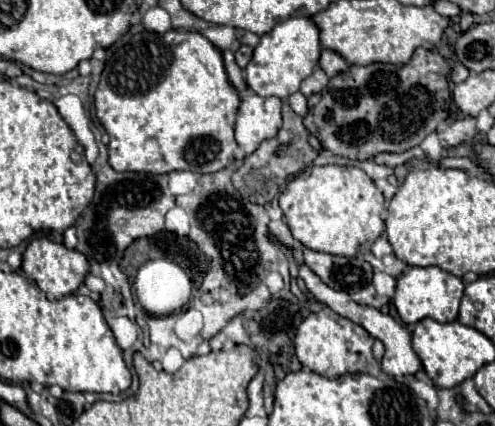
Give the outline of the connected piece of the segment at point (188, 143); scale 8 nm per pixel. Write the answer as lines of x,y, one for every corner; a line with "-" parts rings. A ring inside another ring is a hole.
168,30
164,34
134,34
128,44
114,50
106,60
94,104
96,116
110,136
110,166
118,172
168,174
172,170
190,170
210,174
226,168
234,160
234,120
240,98
228,82
222,54
200,32

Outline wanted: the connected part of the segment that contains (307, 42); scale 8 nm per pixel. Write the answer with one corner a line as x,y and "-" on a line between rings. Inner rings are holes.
298,16
286,22
278,22
272,32
260,38
260,44
254,48
254,56
250,64
244,68
244,78
250,90
258,96
276,96
288,98
290,94
298,92
300,82
312,74
314,66
318,64
320,54
320,38
318,28
310,22
310,18

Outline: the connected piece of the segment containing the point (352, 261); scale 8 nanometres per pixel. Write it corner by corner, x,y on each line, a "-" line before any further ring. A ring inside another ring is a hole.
304,248
304,262
334,290
354,294
354,290
372,282
372,266
358,258
332,256

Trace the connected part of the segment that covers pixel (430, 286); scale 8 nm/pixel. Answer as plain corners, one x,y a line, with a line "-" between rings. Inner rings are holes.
428,266
428,268
410,268
396,280
396,294
392,298
398,316
402,318
404,324
416,324
422,318
432,318
436,322
454,322
458,316
458,306
460,298
464,292
464,282
462,278
438,268
438,266

